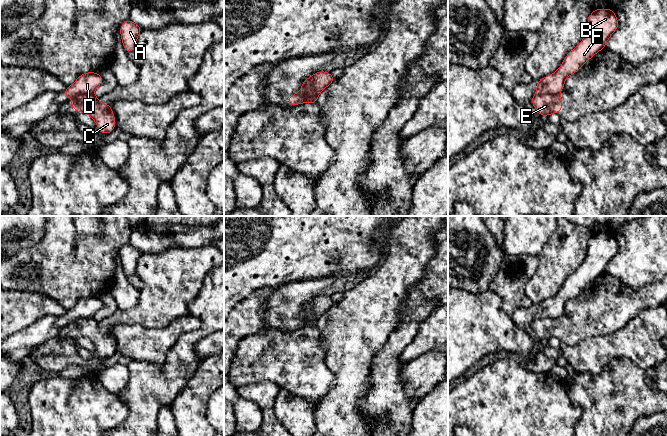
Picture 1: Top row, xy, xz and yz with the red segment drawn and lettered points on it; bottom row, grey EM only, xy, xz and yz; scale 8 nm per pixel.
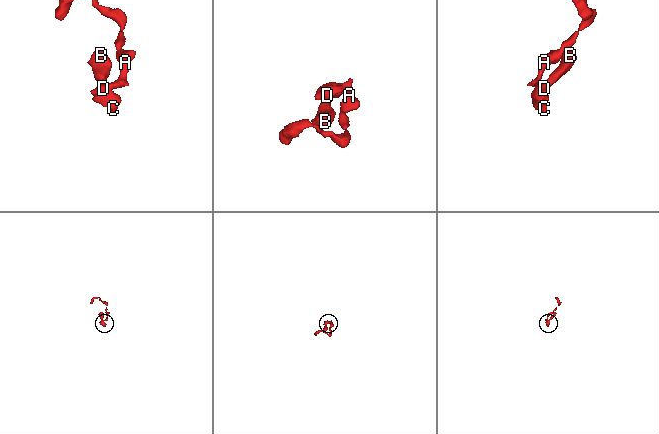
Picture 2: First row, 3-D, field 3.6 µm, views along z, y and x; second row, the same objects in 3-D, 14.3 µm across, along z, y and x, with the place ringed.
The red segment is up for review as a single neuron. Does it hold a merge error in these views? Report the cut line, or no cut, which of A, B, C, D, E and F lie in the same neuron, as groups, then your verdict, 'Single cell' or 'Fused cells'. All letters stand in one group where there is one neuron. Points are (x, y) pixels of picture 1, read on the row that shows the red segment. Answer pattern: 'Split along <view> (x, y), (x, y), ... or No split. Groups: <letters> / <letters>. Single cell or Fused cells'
Split along xz (302, 86), (309, 92), (313, 91). Groups: A B D F / C E. Fused cells

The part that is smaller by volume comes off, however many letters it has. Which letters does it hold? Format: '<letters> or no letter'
C, E

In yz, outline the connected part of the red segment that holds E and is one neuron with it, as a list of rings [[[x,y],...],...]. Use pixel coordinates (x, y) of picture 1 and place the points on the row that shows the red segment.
[[[536,93],[531,99],[531,102],[536,111],[542,116],[547,117],[552,113],[559,114],[562,110],[563,104],[559,94],[541,95]]]

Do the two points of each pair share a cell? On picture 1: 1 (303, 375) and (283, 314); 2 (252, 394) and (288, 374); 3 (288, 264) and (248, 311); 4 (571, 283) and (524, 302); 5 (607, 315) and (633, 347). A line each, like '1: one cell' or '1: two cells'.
1: two cells
2: two cells
3: two cells
4: two cells
5: two cells

